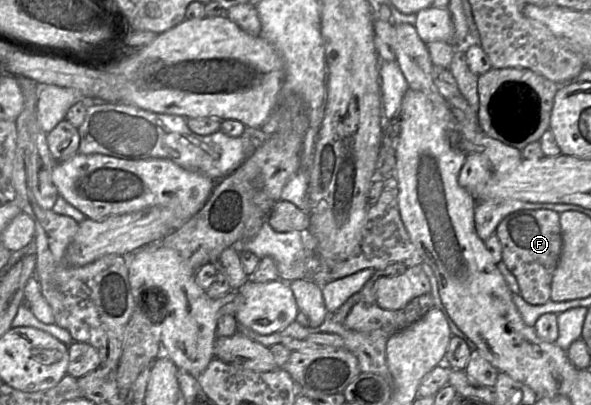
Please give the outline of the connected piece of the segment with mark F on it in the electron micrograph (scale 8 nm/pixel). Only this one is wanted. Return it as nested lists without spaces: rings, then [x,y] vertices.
[[[548,209],[518,210],[499,223],[495,234],[502,247],[502,262],[516,278],[522,298],[531,305],[547,303],[563,247],[560,214]]]

